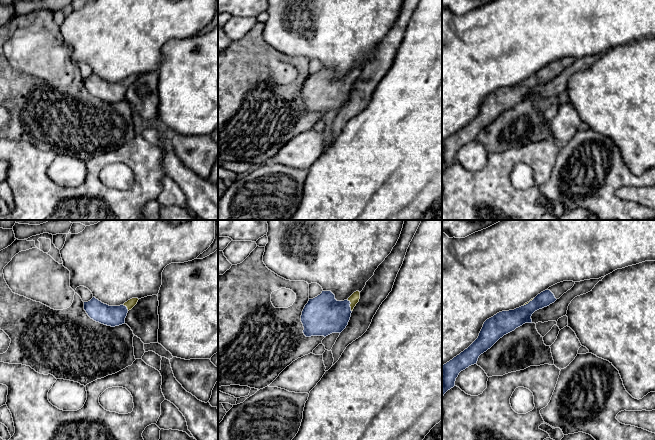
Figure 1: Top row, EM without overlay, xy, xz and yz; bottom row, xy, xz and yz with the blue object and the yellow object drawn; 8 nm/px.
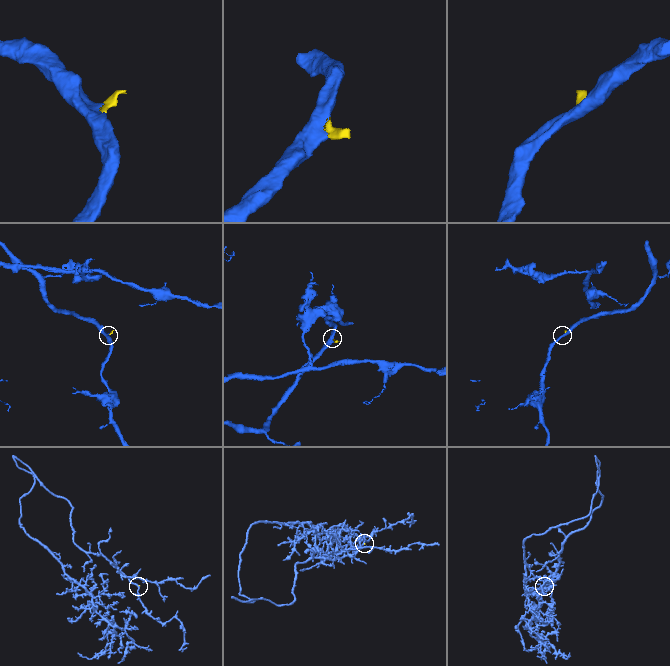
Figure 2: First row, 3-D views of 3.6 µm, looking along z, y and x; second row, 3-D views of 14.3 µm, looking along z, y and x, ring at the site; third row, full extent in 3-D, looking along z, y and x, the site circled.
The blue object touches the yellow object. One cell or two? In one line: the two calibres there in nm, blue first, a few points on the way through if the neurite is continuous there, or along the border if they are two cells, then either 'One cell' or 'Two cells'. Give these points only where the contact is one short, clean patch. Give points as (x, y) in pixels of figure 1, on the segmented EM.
Thickness 320 nm (blue) against 80 nm. Path across: xz (323, 315), (335, 315), (349, 305), (354, 298). One cell

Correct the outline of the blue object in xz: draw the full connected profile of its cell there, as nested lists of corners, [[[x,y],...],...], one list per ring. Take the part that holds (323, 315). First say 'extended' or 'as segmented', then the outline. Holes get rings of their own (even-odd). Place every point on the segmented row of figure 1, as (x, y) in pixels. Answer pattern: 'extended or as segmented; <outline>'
extended; [[[322,291],[317,297],[309,299],[301,315],[304,335],[326,337],[332,333],[341,333],[348,325],[359,299],[359,291],[344,301],[337,301],[331,291]]]

